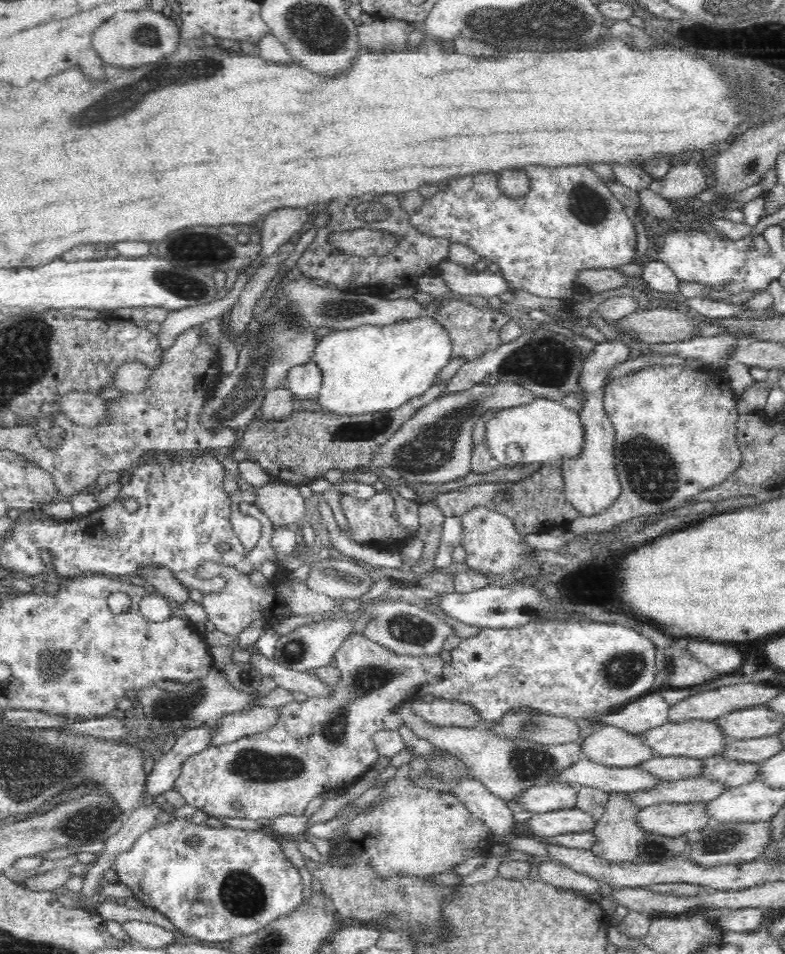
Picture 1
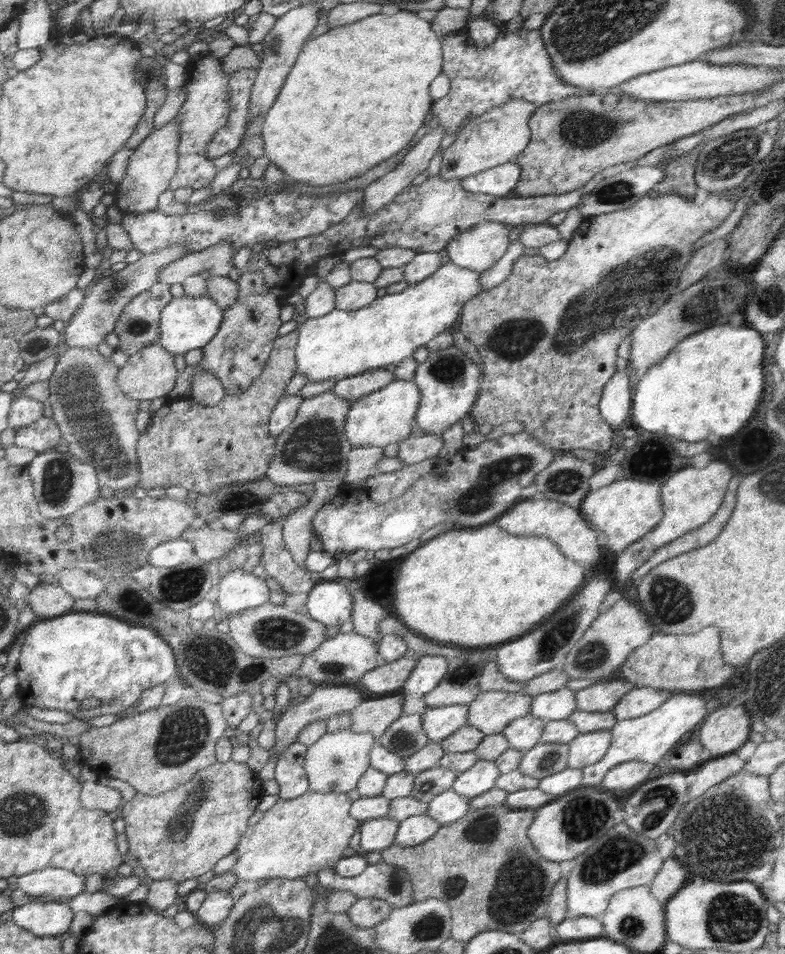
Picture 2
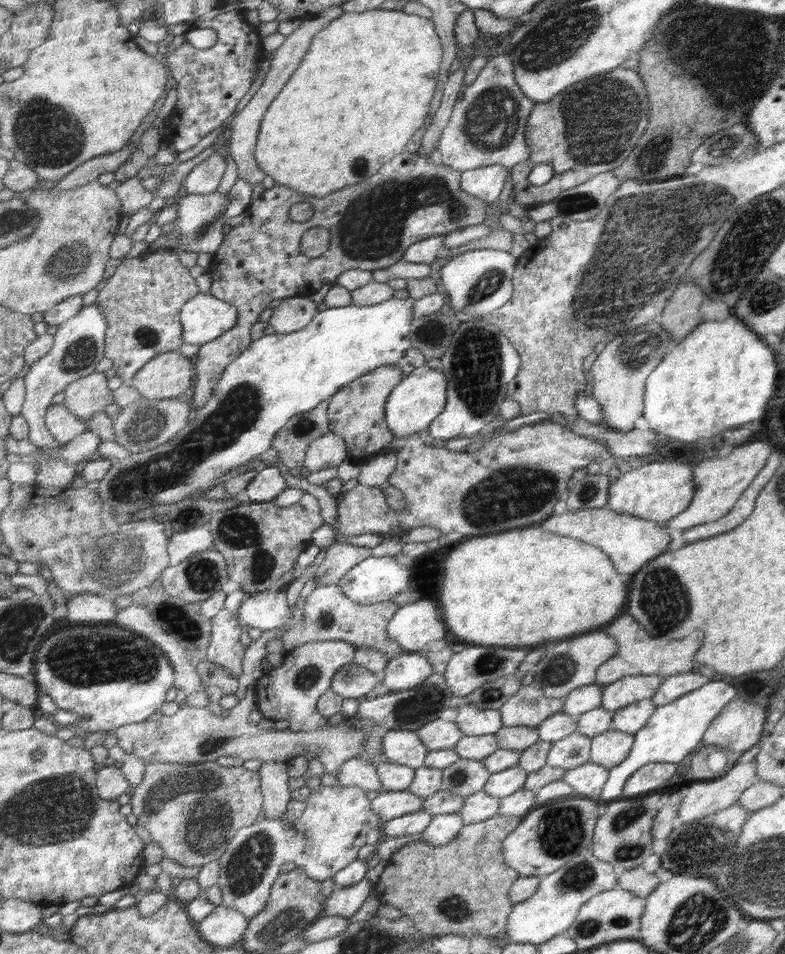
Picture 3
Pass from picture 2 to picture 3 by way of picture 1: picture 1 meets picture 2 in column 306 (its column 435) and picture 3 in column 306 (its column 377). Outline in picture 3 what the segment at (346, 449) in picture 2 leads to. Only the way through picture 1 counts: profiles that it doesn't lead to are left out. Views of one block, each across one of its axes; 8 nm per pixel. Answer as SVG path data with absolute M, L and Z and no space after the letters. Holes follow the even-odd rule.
M329 429L324 436L320 436L320 439L308 446L301 470L311 473L325 468L334 468L348 459L347 454L348 449L344 440Z

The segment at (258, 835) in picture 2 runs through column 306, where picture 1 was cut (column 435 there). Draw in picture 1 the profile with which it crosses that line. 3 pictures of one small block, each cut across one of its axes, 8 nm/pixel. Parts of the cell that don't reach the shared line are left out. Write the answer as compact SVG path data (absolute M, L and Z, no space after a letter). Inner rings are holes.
M401 766L396 776L385 784L385 790L380 798L369 804L373 807L365 813L356 815L347 824L345 831L335 839L327 840L331 848L334 848L336 855L341 856L337 858L338 865L344 867L349 864L364 863L370 865L374 872L382 876L406 874L432 877L442 872L449 872L460 863L481 854L493 845L494 838L484 821L475 817L456 795L411 786L409 782L412 778L409 777L408 772L406 766Z

